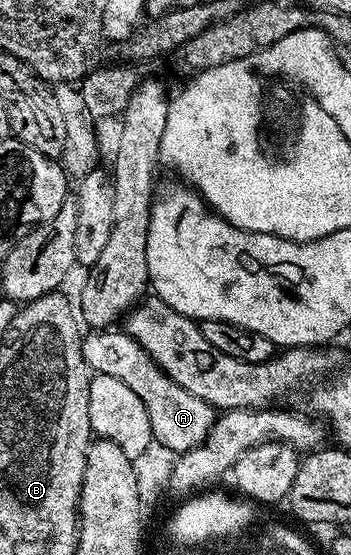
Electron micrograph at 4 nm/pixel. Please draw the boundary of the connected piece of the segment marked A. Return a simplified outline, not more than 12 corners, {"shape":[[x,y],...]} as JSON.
{"shape":[[88,331],[93,374],[142,399],[155,444],[203,445],[218,416],[126,331]]}

